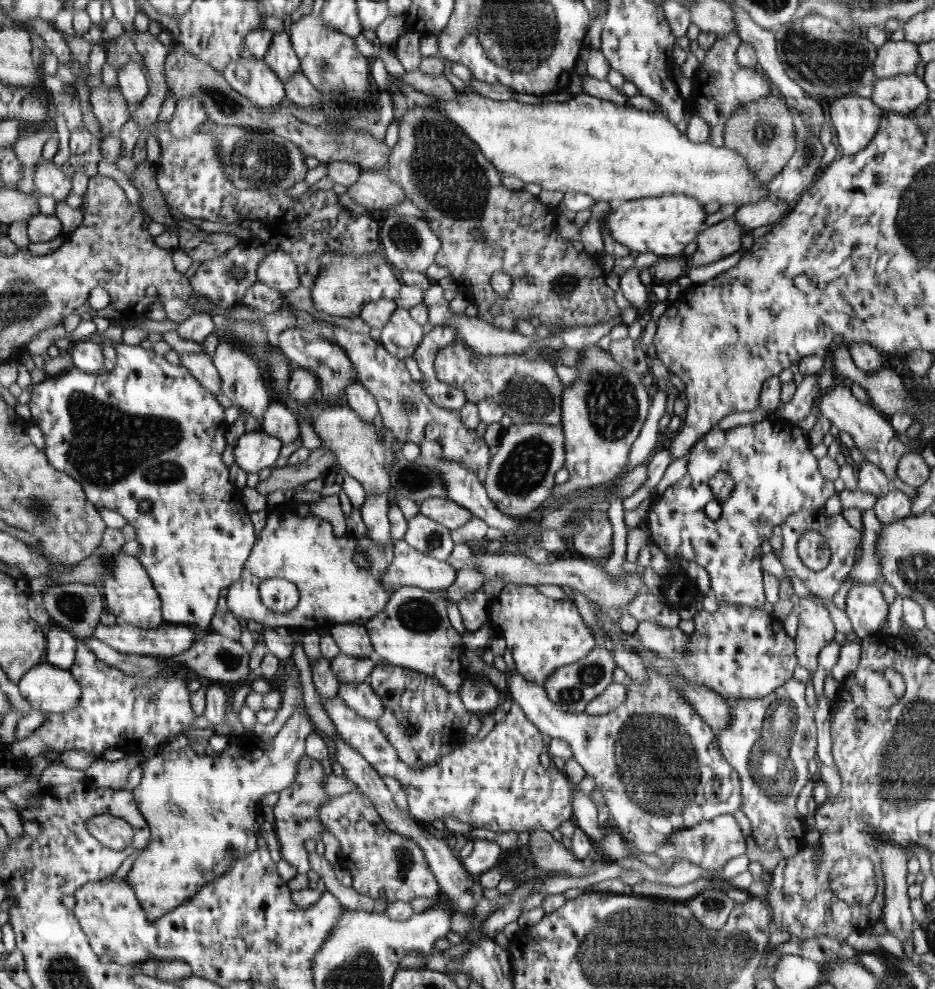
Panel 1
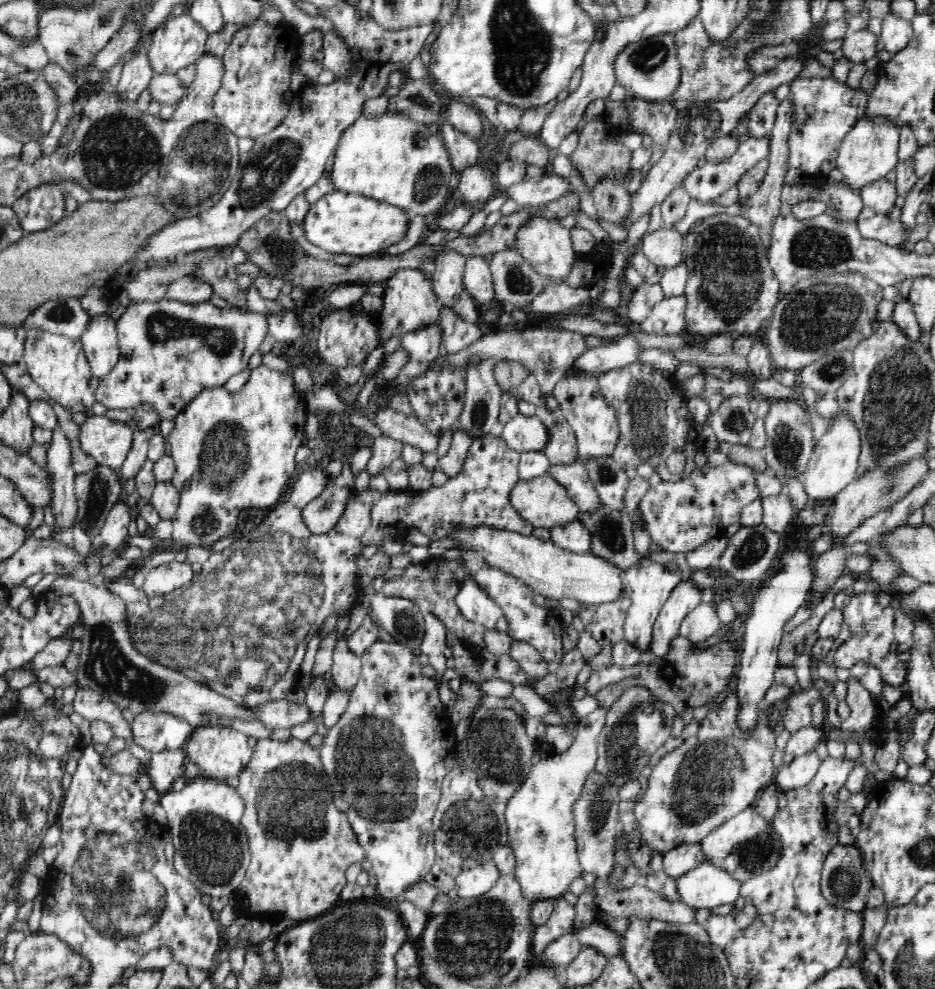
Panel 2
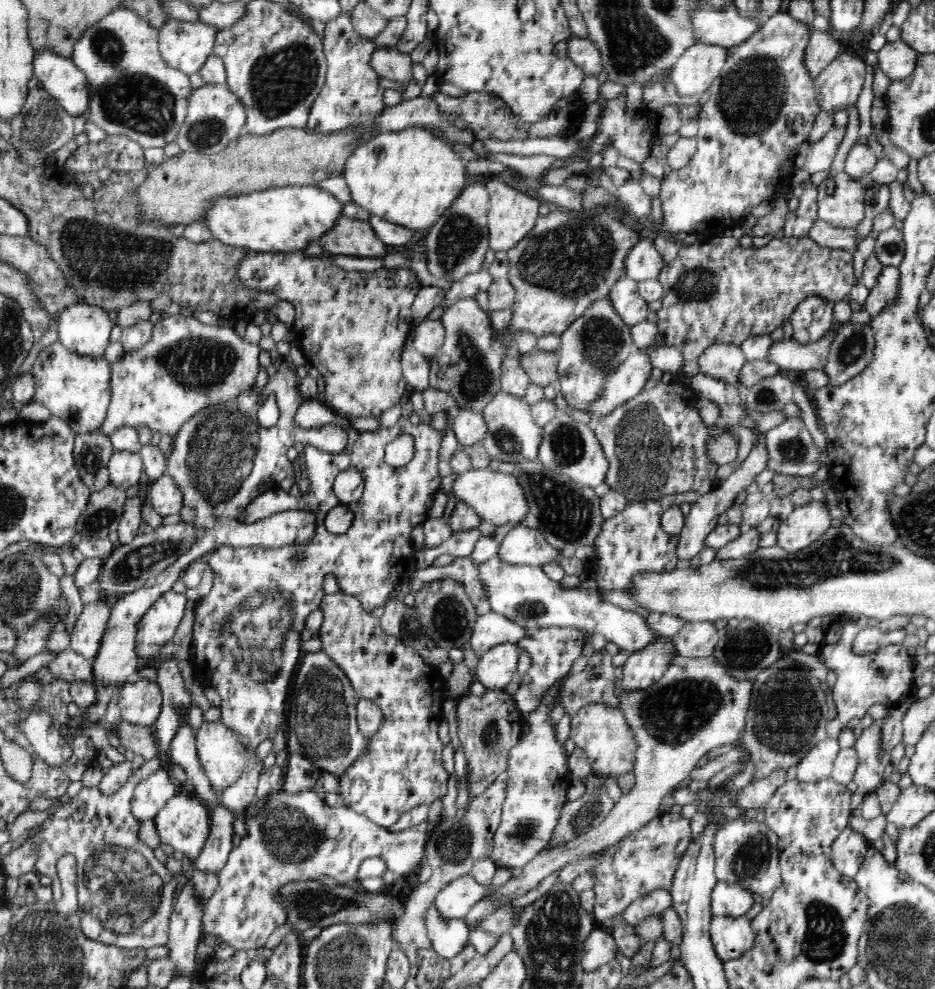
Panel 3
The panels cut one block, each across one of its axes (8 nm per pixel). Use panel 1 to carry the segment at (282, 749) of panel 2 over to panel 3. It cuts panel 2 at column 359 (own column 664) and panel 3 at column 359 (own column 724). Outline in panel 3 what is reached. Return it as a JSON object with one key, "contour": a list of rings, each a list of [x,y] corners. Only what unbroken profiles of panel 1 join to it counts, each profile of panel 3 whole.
{"contour":[[[310,788],[296,793],[286,793],[283,790],[272,793],[274,793],[272,800],[268,798],[268,806],[262,808],[264,816],[256,814],[252,818],[248,816],[248,820],[245,820],[248,836],[241,840],[237,847],[233,847],[224,868],[218,873],[218,888],[215,888],[214,894],[206,900],[203,908],[204,934],[214,934],[219,941],[226,942],[235,951],[264,947],[268,936],[278,926],[289,922],[289,910],[286,909],[284,896],[281,896],[280,891],[283,884],[331,876],[338,882],[337,884],[349,886],[357,878],[358,866],[364,858],[382,856],[384,862],[388,864],[388,869],[398,875],[412,872],[414,868],[423,864],[426,858],[428,840],[426,819],[398,833],[390,833],[385,827],[378,826],[366,816],[341,803],[335,807],[327,804]]]}

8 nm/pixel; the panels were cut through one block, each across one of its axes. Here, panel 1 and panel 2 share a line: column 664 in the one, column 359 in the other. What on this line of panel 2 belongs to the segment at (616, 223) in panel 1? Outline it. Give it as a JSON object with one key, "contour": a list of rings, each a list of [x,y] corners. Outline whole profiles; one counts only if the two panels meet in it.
{"contour":[[[334,190],[310,206],[304,218],[305,239],[333,254],[352,254],[357,258],[396,244],[410,230],[412,216],[385,201],[373,200],[350,192]]]}

